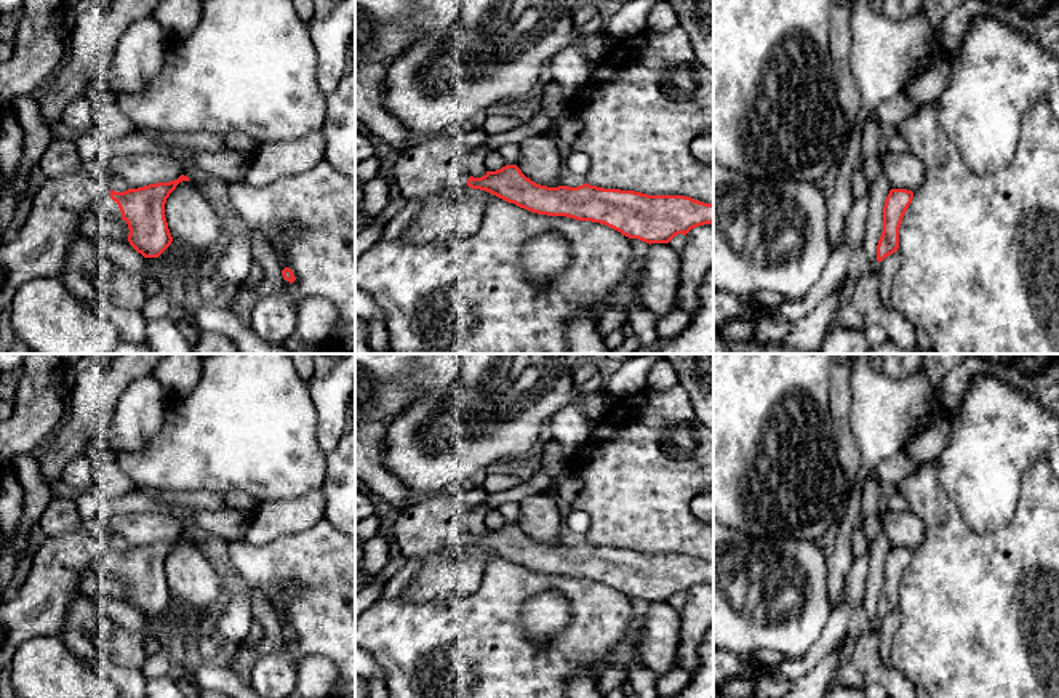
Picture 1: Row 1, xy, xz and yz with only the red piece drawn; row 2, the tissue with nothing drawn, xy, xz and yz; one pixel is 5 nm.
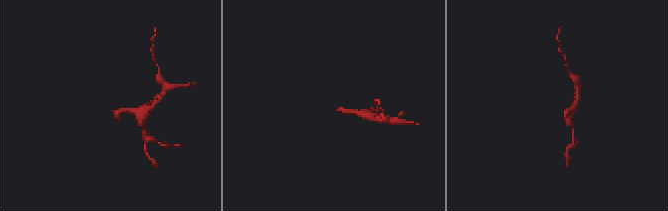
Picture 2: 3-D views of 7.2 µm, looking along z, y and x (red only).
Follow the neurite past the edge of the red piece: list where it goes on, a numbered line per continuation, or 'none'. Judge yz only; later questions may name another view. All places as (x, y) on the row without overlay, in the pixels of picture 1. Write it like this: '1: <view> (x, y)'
none

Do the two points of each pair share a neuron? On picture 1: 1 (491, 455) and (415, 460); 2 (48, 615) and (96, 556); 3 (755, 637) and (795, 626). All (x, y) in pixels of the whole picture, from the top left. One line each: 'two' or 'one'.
1: one
2: one
3: one

